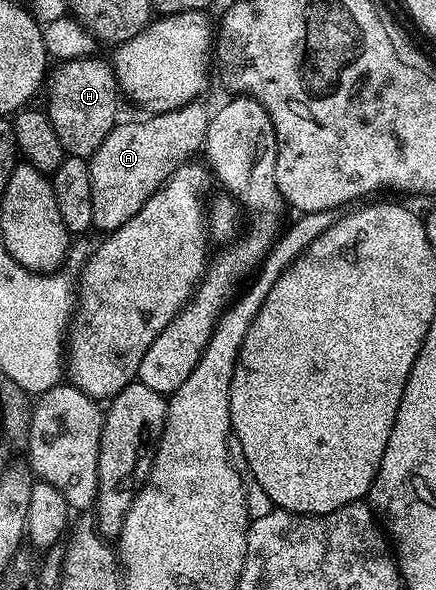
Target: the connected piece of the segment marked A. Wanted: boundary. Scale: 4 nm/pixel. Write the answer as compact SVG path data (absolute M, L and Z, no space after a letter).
M193 101L168 112L152 113L147 116L149 119L117 122L88 164L94 193L93 228L101 227L101 232L107 233L126 225L180 165L189 162L195 156L192 154L203 148L210 111L201 103Z

